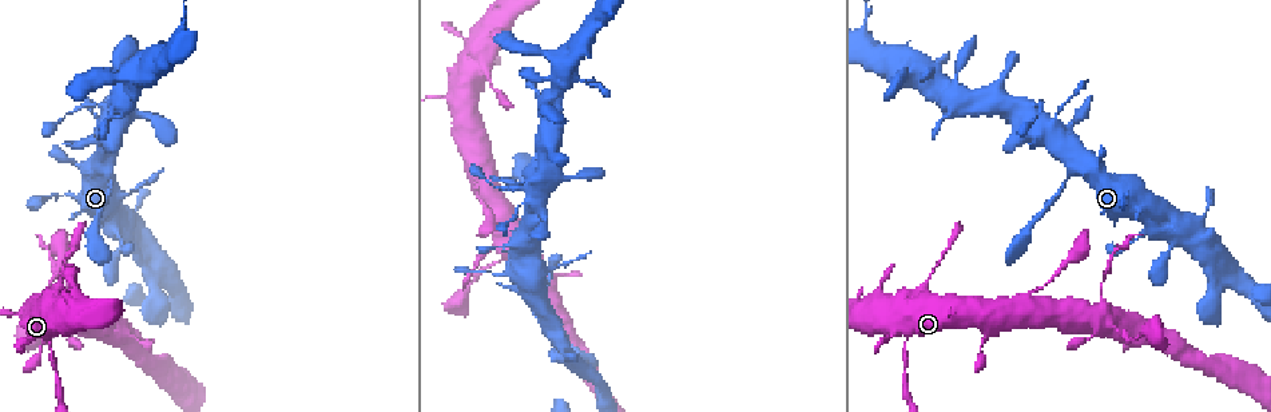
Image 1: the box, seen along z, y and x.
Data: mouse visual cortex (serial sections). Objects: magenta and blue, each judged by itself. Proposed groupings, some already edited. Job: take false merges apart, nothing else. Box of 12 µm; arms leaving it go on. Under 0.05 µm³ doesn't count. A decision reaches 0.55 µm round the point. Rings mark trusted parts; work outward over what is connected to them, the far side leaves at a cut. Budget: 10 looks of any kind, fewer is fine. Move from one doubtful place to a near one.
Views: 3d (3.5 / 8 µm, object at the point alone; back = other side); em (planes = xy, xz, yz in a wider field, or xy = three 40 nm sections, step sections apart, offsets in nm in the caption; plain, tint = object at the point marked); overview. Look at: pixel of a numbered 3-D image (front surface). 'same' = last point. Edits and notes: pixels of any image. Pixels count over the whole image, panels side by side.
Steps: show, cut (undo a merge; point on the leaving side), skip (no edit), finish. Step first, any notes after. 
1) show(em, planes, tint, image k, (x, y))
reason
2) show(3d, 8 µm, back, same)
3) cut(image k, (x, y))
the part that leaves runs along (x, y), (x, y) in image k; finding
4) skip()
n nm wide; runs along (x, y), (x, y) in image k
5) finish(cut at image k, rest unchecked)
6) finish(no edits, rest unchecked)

show(em, planes, tint, image 1, (1025, 298))
calibre changes

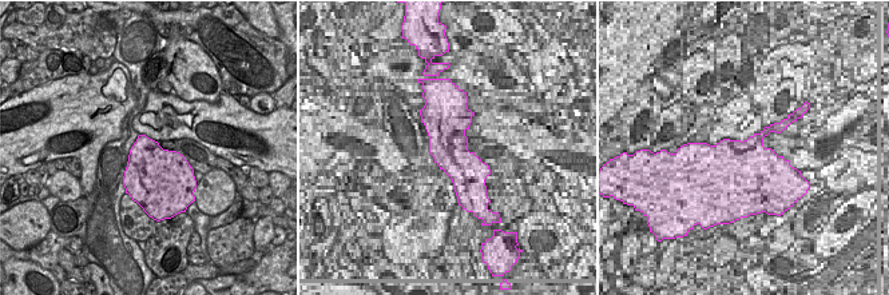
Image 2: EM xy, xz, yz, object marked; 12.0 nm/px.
show(3d, 3.5 µm, same)
see where the arms go

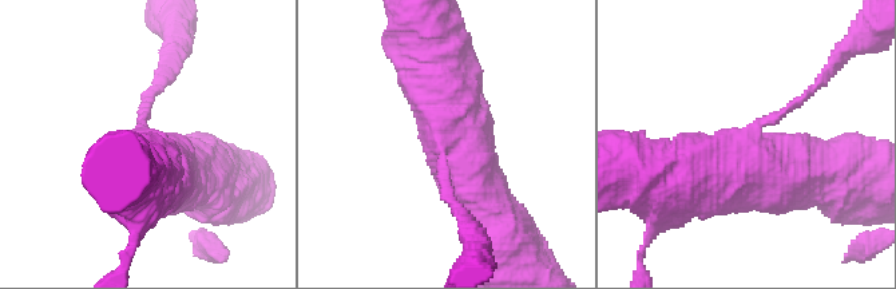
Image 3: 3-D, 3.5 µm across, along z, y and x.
skip()
runs along (428, 47), (464, 170), (490, 216) in image 3; continuous, no second cell

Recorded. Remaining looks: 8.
show(3d, 3.5 µm, image 1, (538, 294))

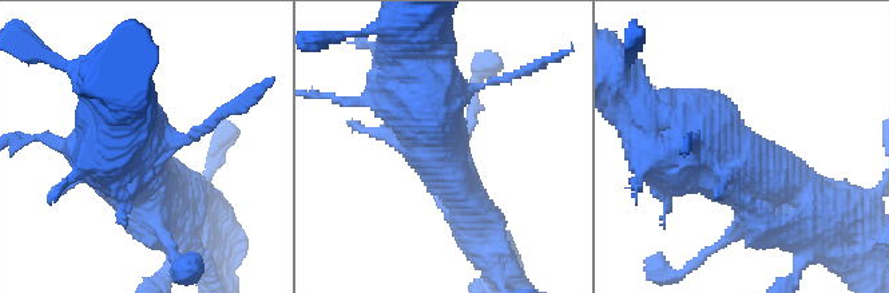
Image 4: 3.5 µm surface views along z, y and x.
show(em, xy, step 3, tint, image 4, (736, 150))

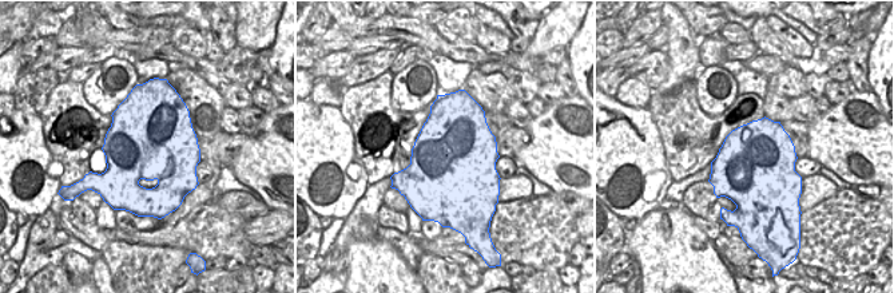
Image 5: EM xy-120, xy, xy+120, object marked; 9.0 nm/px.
skip()
800 nm wide; runs along (408, 54), (453, 181) in image 4; continuous, no second cell

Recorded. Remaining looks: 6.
show(3d, 3.5 µm, image 1, (905, 347))
calibre changes

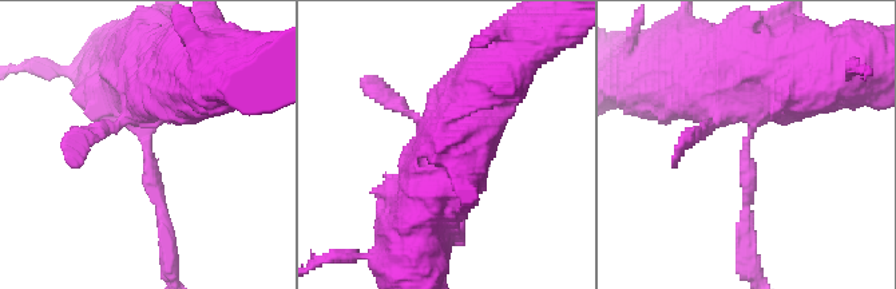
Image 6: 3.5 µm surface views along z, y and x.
show(em, xy, step 3, tint, image 6, (746, 157))
arms of 150, 600 nm; now the EM

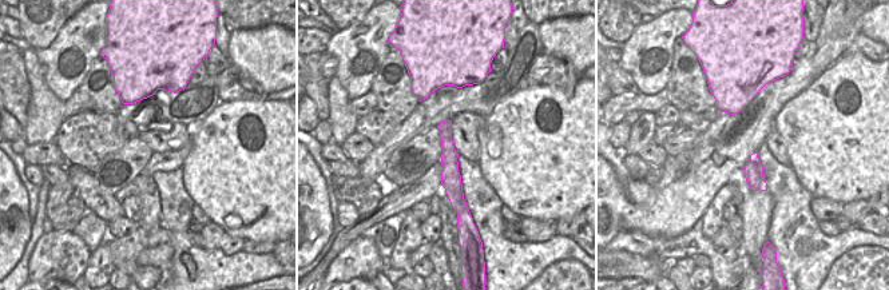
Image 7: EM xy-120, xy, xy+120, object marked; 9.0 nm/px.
skip()
runs along (119, 94), (135, 94), (169, 242) in image 6; one cell here

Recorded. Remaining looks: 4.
show(3d, 3.5 µm, back, image 1, (948, 312))
a narrow waist

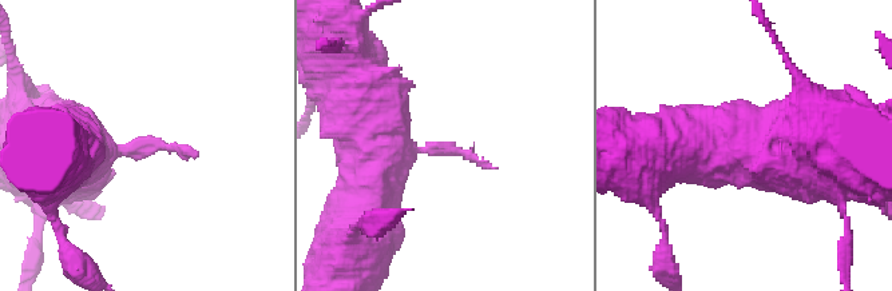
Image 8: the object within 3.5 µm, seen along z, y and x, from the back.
show(em, xy, step 3, tint, image 8, (125, 146))

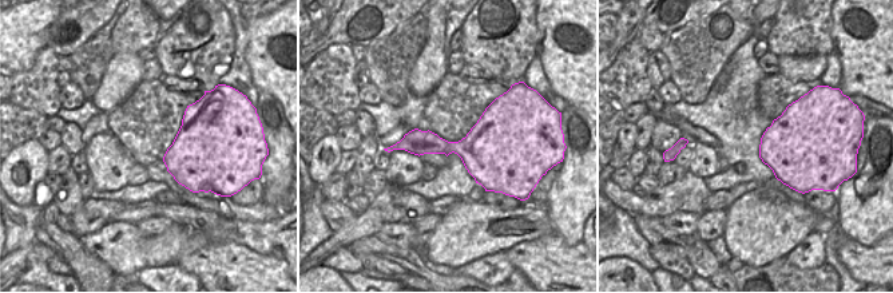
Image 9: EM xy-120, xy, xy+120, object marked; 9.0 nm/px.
skip()
runs along (365, 127), (369, 154), (452, 147), (476, 164) in image 8; one cell here

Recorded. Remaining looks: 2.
finish(no edits, rest unchecked)

